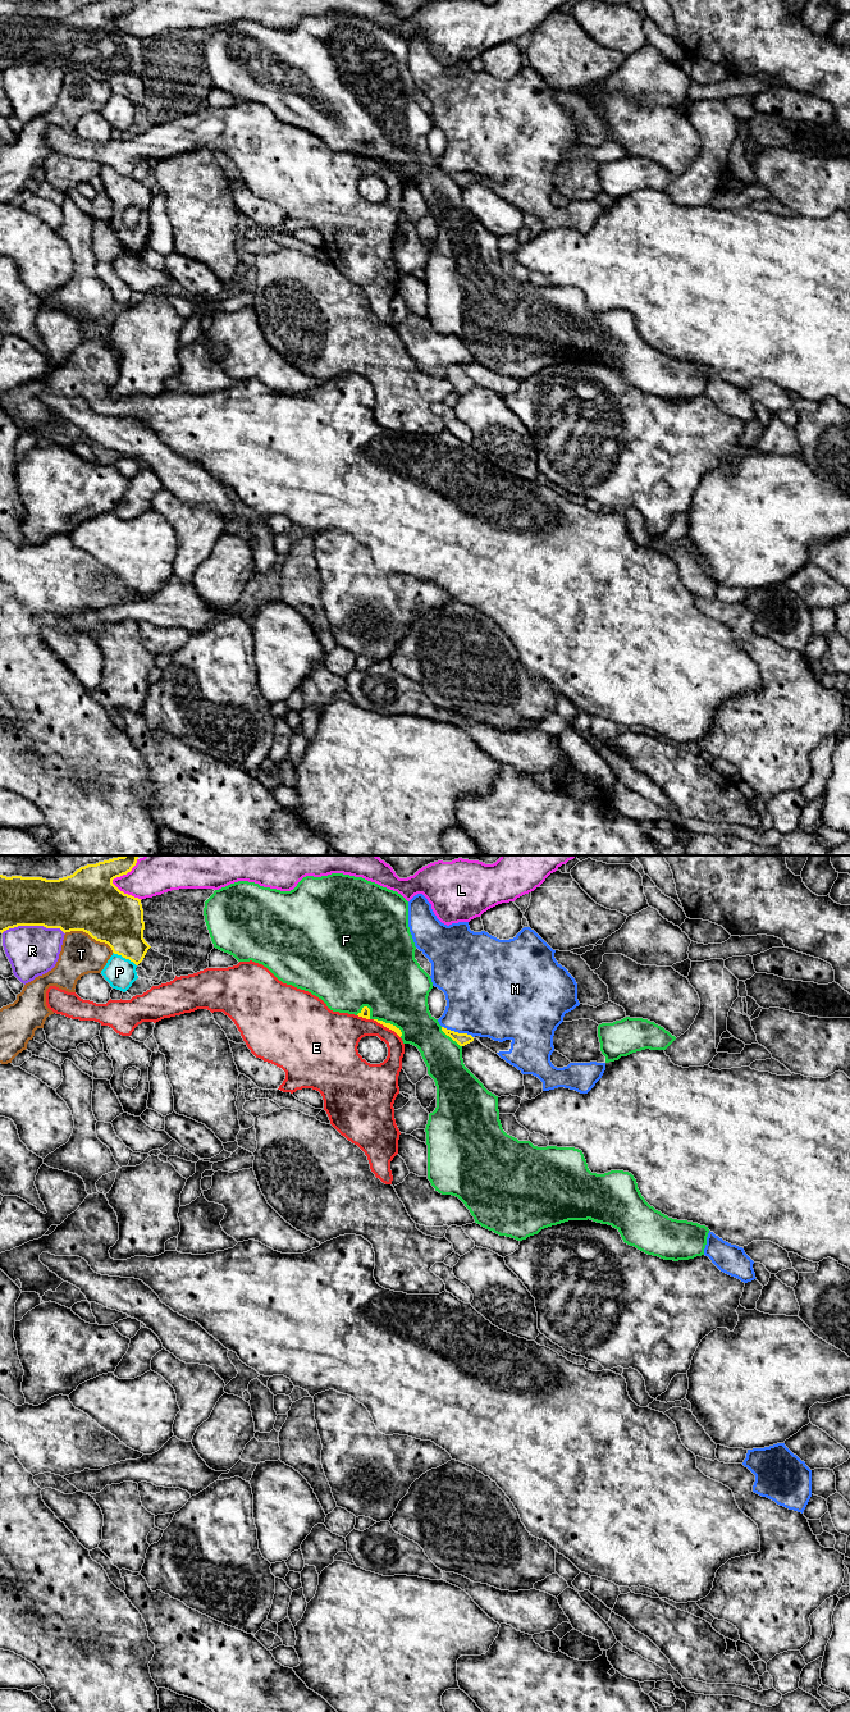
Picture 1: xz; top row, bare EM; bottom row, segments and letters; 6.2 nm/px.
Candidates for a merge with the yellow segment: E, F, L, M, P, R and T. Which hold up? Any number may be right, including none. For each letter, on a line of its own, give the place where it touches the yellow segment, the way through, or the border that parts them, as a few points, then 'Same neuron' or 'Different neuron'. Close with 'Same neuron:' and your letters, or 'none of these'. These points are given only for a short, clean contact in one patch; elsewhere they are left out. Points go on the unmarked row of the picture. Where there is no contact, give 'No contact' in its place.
E: Touches yellow at xz (387, 167). Different neuron
F: Touches yellow at xz (389, 163). Different neuron
L: Touches yellow at xz (112, 22). Different neuron
M: Touches yellow at xz (457, 172). Same neuron
P: Touches yellow at xz (124, 96). Different neuron
R: Touches yellow at xz (33, 64). Different neuron
T: Touches yellow at xz (90, 74). Different neuron
Same neuron: M

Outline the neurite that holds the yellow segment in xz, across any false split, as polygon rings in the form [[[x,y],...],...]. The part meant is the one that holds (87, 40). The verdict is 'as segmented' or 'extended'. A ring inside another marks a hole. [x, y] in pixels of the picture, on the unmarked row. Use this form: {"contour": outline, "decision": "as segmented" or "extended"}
{"contour": [[[104,0],[81,6],[59,19],[0,14],[0,72],[18,65],[60,68],[64,73],[83,70],[96,81],[108,83],[114,93],[138,105],[151,87],[143,78],[141,38],[124,33],[113,23],[114,18],[131,12],[136,3]]], "decision": "as segmented"}

